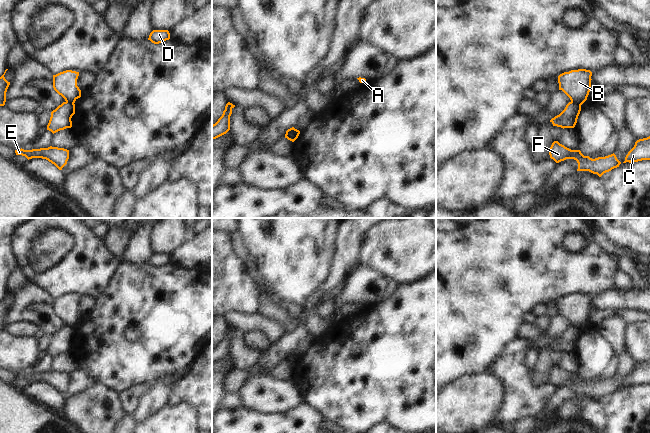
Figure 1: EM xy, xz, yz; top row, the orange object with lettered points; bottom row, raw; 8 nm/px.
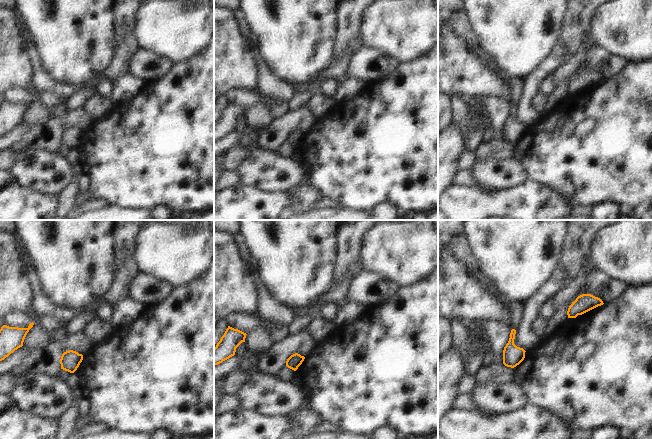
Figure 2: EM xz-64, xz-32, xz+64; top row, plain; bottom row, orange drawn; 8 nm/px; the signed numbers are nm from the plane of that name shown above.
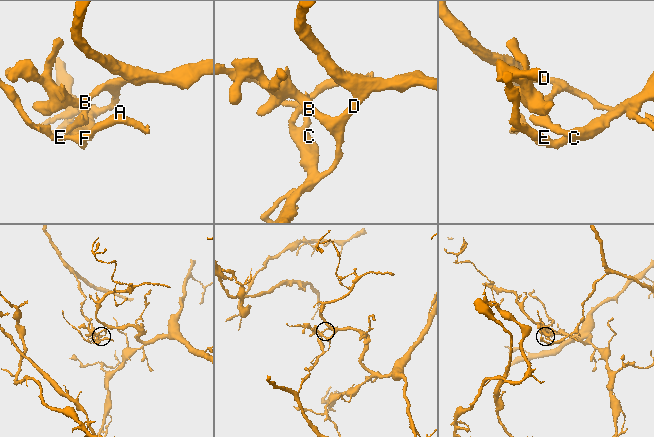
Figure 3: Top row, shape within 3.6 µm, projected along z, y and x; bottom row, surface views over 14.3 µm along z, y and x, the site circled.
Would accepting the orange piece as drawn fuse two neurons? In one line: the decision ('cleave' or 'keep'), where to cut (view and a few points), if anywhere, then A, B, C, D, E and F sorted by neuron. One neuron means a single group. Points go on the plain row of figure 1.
cleave; cut yz (571, 325), (580, 330); groups A C E F / B D

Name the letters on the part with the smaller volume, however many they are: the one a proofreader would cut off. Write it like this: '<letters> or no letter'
A, C, E, F

